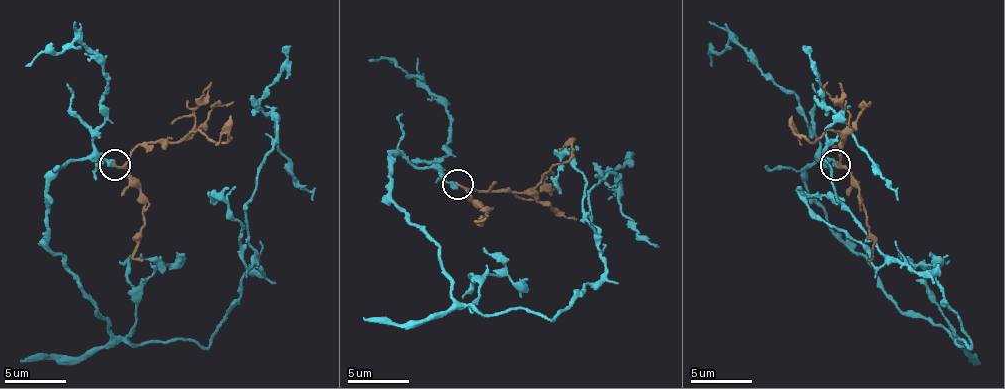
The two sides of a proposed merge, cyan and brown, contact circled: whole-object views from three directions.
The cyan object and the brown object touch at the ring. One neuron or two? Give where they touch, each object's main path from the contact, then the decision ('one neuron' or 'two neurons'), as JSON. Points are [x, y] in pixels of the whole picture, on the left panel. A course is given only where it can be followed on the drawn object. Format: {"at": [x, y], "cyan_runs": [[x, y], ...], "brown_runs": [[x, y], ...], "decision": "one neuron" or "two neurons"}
{"at": [115, 165], "cyan_runs": [[114, 162], [58, 172], [46, 243], [132, 345], [207, 348], [262, 271], [247, 203], [275, 122], [312, 199]], "brown_runs": [[114, 165], [123, 162], [136, 147], [179, 144], [200, 131], [225, 141], [231, 116]], "decision": "one neuron"}

